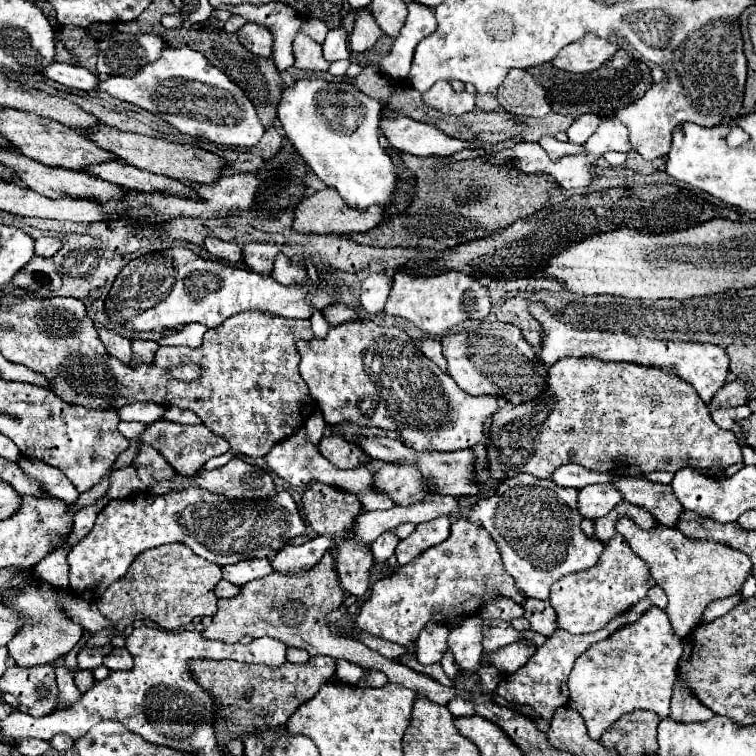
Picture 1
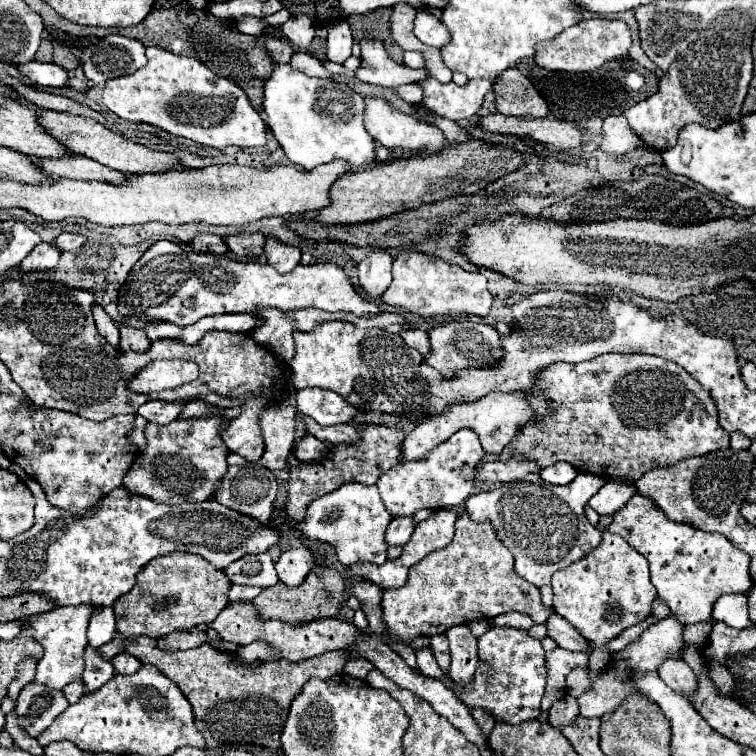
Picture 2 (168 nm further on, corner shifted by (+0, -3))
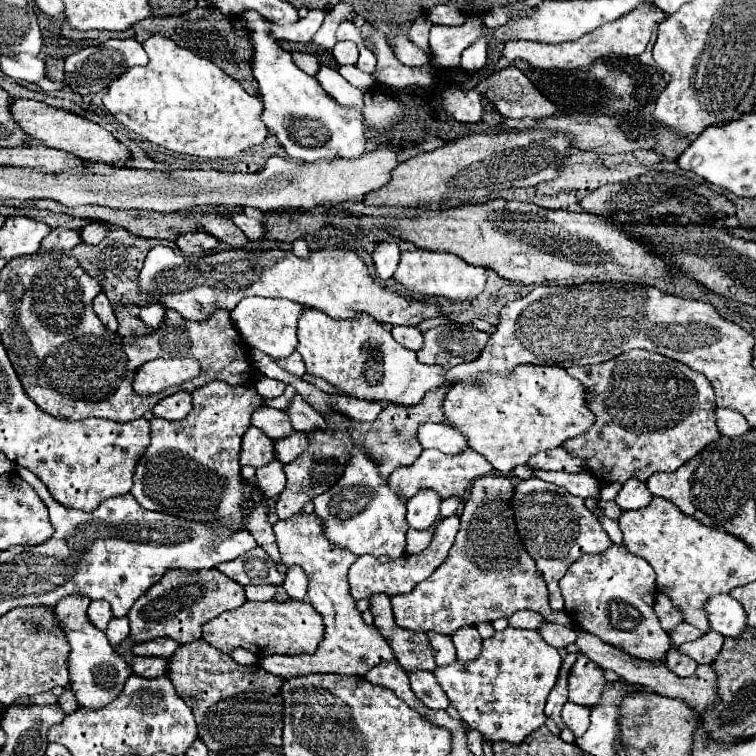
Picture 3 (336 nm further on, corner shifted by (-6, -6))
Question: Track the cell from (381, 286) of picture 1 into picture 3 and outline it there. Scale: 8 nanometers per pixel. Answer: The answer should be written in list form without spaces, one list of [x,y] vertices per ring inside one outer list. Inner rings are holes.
[[[380,243],[372,253],[376,277],[380,281],[392,279],[398,263],[400,263],[400,247],[398,243]]]

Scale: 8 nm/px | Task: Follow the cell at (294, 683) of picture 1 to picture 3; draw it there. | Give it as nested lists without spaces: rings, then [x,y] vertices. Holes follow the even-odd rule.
[[[204,639],[180,645],[168,659],[166,675],[174,683],[176,693],[194,711],[198,735],[210,751],[220,753],[234,747],[252,747],[252,741],[254,745],[282,747],[282,677],[270,675],[258,663],[238,665],[226,653],[218,651],[210,643],[204,643]]]

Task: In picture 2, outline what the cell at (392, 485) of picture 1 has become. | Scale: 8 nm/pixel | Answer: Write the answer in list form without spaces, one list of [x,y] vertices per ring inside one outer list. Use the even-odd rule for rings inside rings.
[[[542,368],[538,370],[538,374],[534,374],[534,380],[530,384],[528,390],[524,392],[488,392],[486,396],[482,396],[476,402],[462,402],[462,404],[450,404],[450,408],[446,408],[446,412],[440,412],[438,416],[428,416],[422,422],[416,424],[416,428],[406,434],[404,438],[404,450],[402,450],[402,460],[418,460],[422,458],[426,452],[430,452],[434,446],[438,446],[440,442],[448,440],[454,432],[462,430],[462,428],[470,428],[478,434],[482,450],[486,454],[494,454],[500,456],[502,450],[512,442],[512,438],[530,422],[536,418],[536,412],[532,410],[528,398],[534,394],[536,390],[536,382],[540,376]]]

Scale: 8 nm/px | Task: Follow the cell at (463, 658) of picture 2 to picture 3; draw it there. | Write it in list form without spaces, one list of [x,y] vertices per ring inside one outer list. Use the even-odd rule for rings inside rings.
[[[462,627],[460,631],[456,631],[452,635],[452,639],[454,639],[456,651],[458,651],[458,661],[464,665],[468,661],[474,661],[482,651],[482,639],[480,639],[476,627]]]

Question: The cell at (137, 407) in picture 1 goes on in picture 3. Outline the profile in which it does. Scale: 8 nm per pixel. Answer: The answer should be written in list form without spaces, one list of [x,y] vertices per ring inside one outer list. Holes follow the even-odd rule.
[[[176,393],[176,395],[170,395],[170,397],[162,399],[152,409],[152,413],[154,413],[154,417],[166,419],[166,421],[178,421],[178,419],[188,417],[192,409],[194,409],[192,395],[190,393]]]

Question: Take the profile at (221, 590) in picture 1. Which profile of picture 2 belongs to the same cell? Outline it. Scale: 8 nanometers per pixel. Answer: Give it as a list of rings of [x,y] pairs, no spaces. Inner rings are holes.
[[[232,584],[230,590],[228,590],[228,598],[230,598],[230,600],[254,600],[260,592],[262,592],[262,588],[236,586],[236,584]]]

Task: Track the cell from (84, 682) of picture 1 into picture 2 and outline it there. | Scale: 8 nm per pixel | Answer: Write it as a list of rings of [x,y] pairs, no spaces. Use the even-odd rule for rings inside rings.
[[[74,680],[74,682],[70,682],[62,692],[64,692],[66,700],[68,700],[70,704],[74,704],[74,702],[80,700],[80,696],[84,694],[84,684],[82,684],[80,680]]]

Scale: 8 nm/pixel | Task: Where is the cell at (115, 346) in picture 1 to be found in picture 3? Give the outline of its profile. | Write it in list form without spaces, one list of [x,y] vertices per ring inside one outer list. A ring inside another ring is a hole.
[[[98,293],[98,295],[96,295],[96,299],[94,299],[94,311],[96,311],[96,315],[100,317],[100,321],[102,321],[112,333],[118,331],[118,321],[116,321],[114,311],[112,311],[112,305],[110,305],[110,301],[106,299],[104,293]]]

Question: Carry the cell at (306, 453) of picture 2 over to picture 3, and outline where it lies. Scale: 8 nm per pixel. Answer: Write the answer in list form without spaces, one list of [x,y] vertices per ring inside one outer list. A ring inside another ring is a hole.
[[[296,433],[288,439],[280,439],[280,443],[276,443],[274,453],[282,463],[292,463],[296,457],[300,457],[300,453],[308,447],[308,437],[304,433]]]

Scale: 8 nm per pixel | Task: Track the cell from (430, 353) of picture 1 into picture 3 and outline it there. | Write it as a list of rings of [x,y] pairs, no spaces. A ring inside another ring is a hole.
[[[394,327],[392,329],[392,337],[406,349],[412,351],[420,351],[424,345],[424,337],[420,333],[418,327]]]

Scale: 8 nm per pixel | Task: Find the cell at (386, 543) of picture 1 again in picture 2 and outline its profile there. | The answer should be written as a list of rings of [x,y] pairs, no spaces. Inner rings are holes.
[[[398,516],[390,522],[388,530],[386,530],[386,542],[390,546],[404,546],[414,530],[414,518],[412,516]]]

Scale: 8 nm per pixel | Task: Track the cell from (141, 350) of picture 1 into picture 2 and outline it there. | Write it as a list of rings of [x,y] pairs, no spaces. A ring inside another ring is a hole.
[[[130,326],[120,328],[120,348],[124,352],[144,352],[148,350],[148,346],[150,346],[150,340],[146,338],[144,330],[130,328]]]

